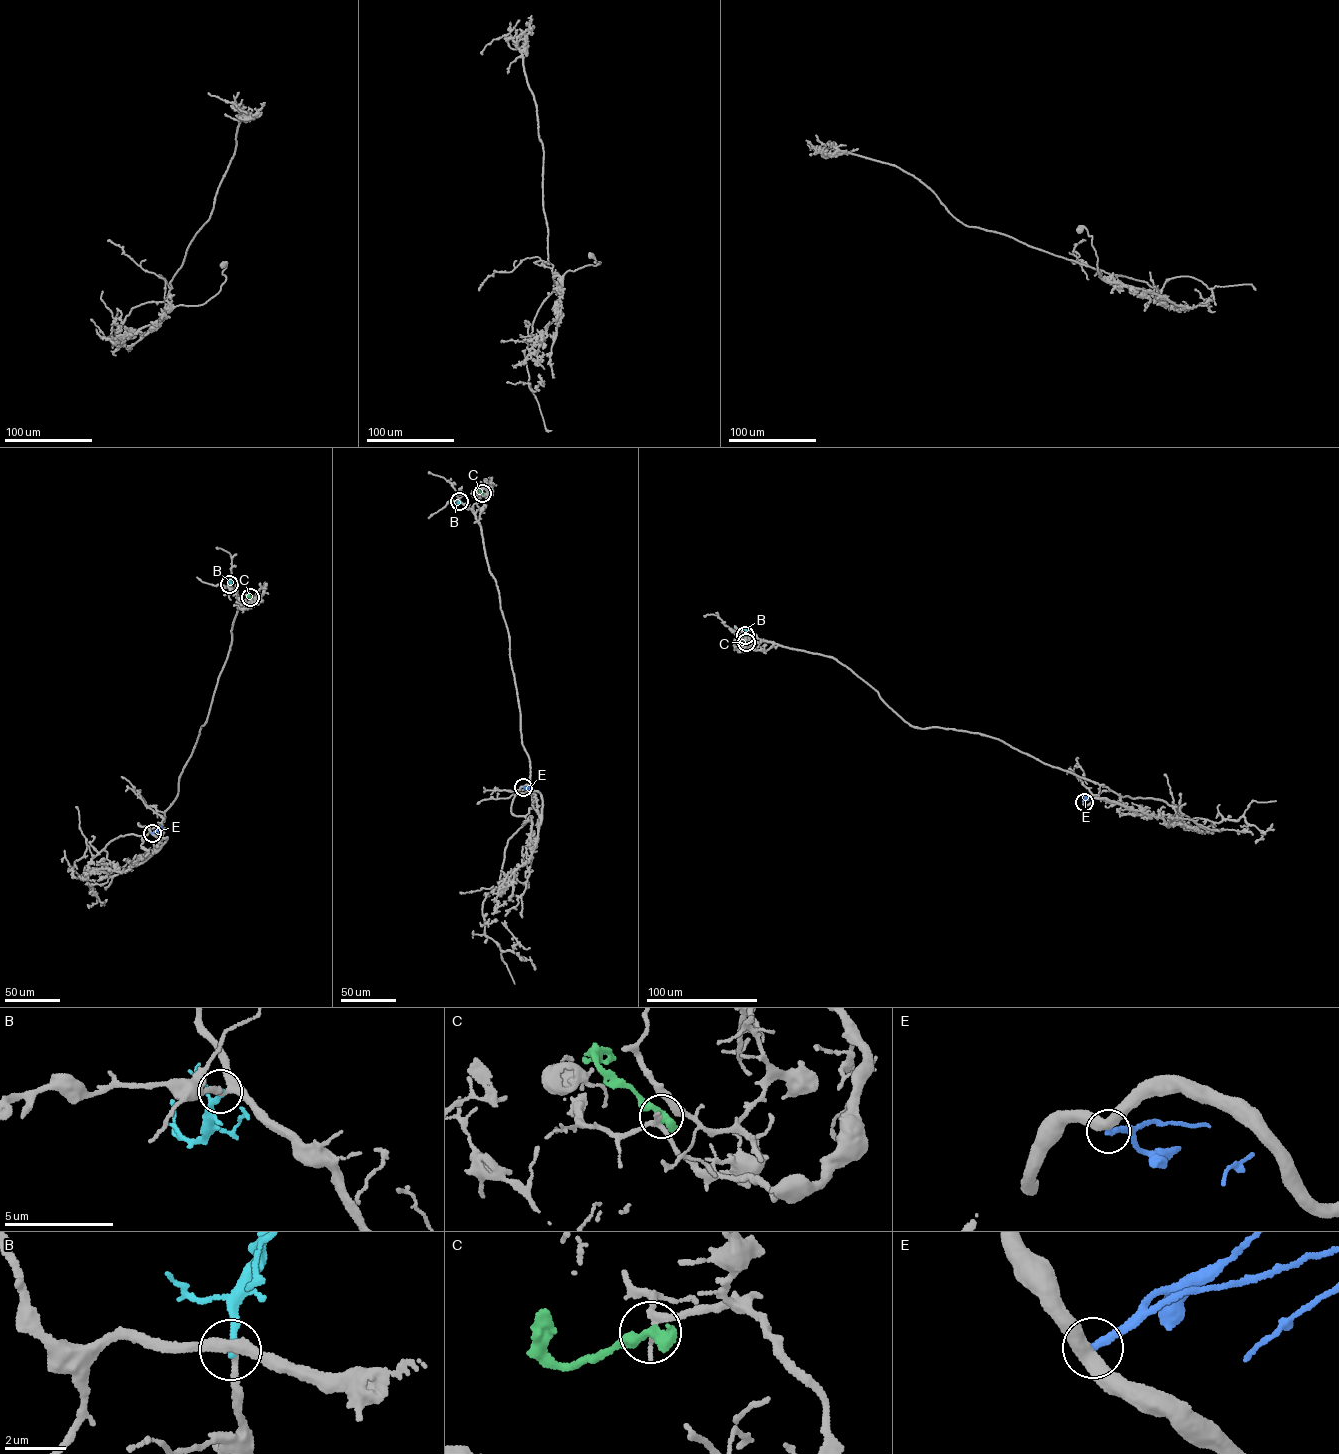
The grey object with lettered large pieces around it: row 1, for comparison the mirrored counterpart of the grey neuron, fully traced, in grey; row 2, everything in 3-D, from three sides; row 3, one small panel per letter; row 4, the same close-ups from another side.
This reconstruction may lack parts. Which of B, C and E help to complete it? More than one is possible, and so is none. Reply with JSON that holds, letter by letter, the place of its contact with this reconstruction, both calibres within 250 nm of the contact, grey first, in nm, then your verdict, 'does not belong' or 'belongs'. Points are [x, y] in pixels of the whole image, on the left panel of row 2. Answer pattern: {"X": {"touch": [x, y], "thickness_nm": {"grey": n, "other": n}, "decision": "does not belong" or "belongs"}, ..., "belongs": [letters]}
{"B": {"touch": [229, 584], "thickness_nm": {"grey": 280, "other": 240}, "decision": "does not belong"}, "C": {"touch": [250, 597], "thickness_nm": {"grey": 220, "other": 480}, "decision": "does not belong"}, "E": {"touch": [152, 833], "thickness_nm": {"grey": 440, "other": 260}, "decision": "does not belong"}, "belongs": []}

